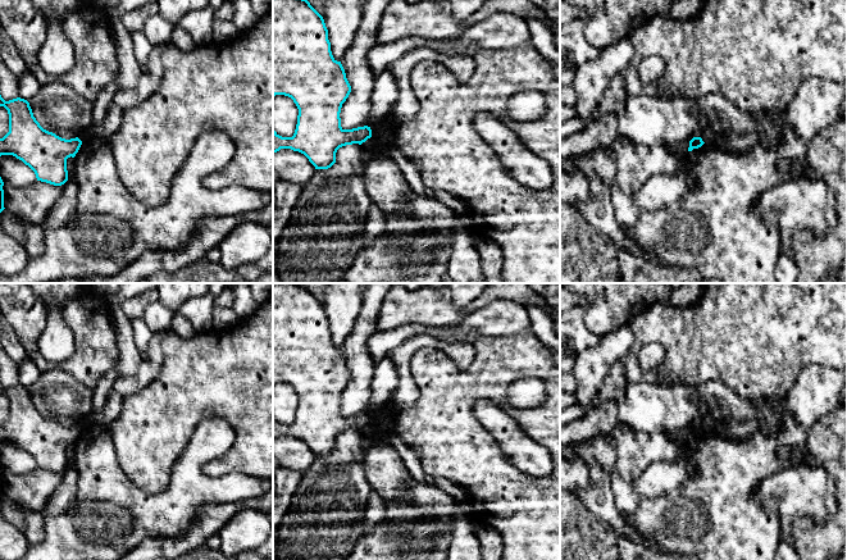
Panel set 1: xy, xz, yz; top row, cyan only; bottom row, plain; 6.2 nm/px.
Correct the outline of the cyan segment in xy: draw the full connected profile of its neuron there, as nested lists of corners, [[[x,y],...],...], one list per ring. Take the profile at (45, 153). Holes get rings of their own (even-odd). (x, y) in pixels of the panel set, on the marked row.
[[[0,95],[0,106],[4,106],[9,114],[9,132],[0,138],[0,156],[13,155],[22,160],[35,172],[37,181],[54,186],[64,185],[68,181],[67,159],[76,156],[82,141],[78,137],[65,140],[44,129],[33,117],[29,103],[24,99],[5,101]]]

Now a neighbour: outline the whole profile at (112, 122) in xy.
[[[111,104],[108,109],[106,117],[99,124],[88,126],[86,128],[86,137],[100,137],[108,140],[119,129],[122,118],[123,110],[115,104]]]

